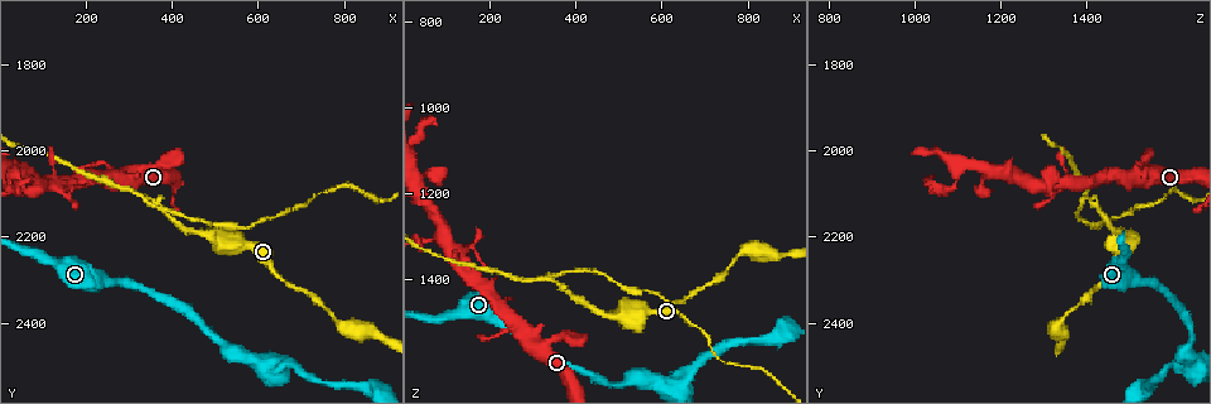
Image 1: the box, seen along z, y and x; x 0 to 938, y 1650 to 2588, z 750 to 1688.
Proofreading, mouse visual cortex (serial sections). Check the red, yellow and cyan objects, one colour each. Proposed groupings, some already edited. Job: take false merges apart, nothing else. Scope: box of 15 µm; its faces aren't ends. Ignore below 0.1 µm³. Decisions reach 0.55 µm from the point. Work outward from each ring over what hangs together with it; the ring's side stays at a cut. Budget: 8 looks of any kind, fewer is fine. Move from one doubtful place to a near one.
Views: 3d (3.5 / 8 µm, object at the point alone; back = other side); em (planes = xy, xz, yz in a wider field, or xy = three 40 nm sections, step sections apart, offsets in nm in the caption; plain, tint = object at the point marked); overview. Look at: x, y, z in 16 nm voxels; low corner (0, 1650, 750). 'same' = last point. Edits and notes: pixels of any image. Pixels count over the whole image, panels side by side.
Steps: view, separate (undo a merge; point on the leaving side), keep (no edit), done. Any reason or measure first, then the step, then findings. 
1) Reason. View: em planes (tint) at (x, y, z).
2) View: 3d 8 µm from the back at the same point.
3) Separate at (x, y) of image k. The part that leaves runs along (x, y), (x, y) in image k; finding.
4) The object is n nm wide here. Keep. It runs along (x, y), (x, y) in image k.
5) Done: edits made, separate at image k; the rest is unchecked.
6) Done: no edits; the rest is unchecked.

Abrupt turn. View: 3d 3.5 µm at (660, 2490, 1630).

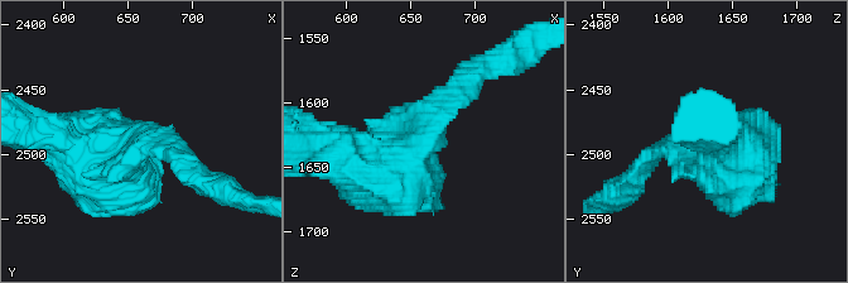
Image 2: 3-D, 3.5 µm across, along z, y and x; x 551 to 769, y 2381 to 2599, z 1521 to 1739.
Need the tissue. View: em planes (tint) at (658, 2494, 1632).

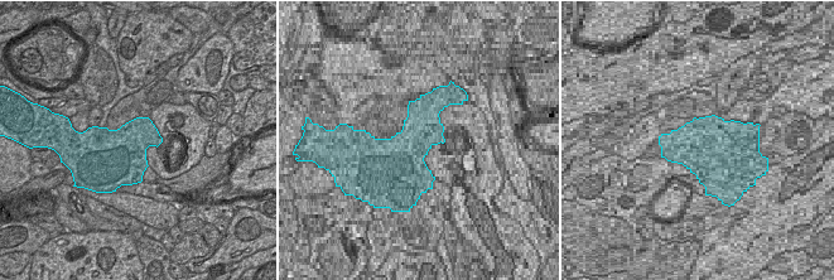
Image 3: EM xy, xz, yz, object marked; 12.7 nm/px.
Another direction. View: em xy step 1 (tint) at the same point.

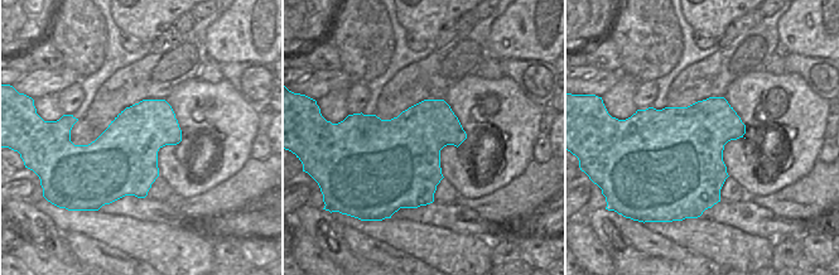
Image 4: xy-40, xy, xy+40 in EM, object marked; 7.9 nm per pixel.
Keep. It runs along (324, 152), (386, 172), (444, 101) in image 2; one cell here.

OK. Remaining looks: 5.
Sudden change in width. View: 3d 3.5 µm at (500, 2195, 1490).

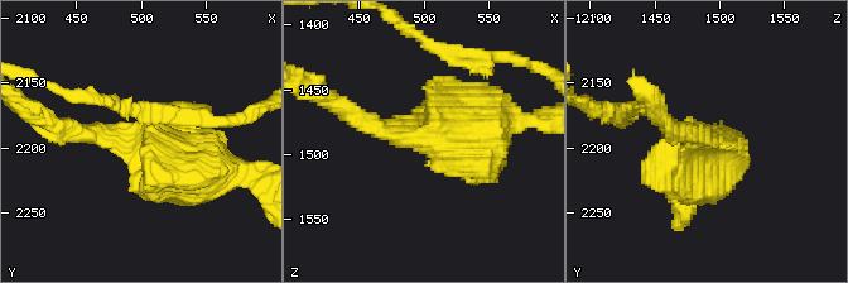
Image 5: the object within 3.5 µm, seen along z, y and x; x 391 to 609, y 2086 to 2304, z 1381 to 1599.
The arms are 250, 700 nm wide. View: em xy step 2 (tint) at (508, 2190, 1484).

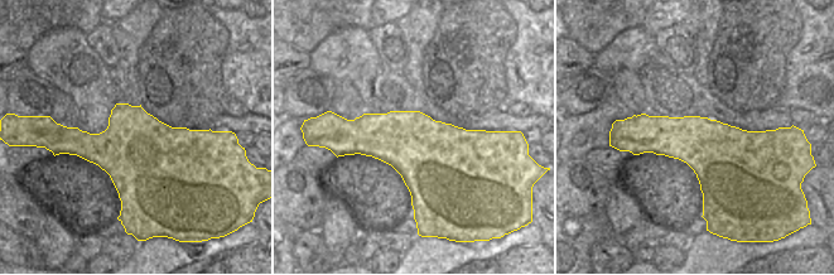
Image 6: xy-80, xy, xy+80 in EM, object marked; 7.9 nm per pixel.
Keep. It runs along (222, 172), (67, 129) in image 5; all the same cell.

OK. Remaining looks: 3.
Abrupt turn. View: 3d 3.5 µm at (350, 2105, 1405).

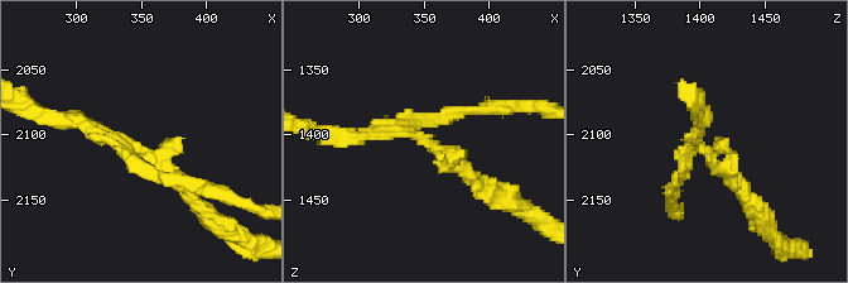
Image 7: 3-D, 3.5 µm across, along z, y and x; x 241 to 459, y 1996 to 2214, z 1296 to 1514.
Now the EM. View: em xy step 5 (tint) at (348, 2110, 1402).

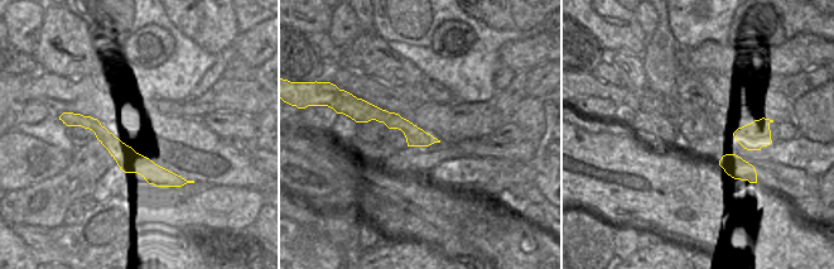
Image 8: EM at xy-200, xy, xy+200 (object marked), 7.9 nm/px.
The arms are 150, 200, 200 nm wide. Keep. It runs along (80, 118), (130, 162), (179, 181) in image 8; one cell here.

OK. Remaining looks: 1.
Done: no edits; the rest is unchecked.

